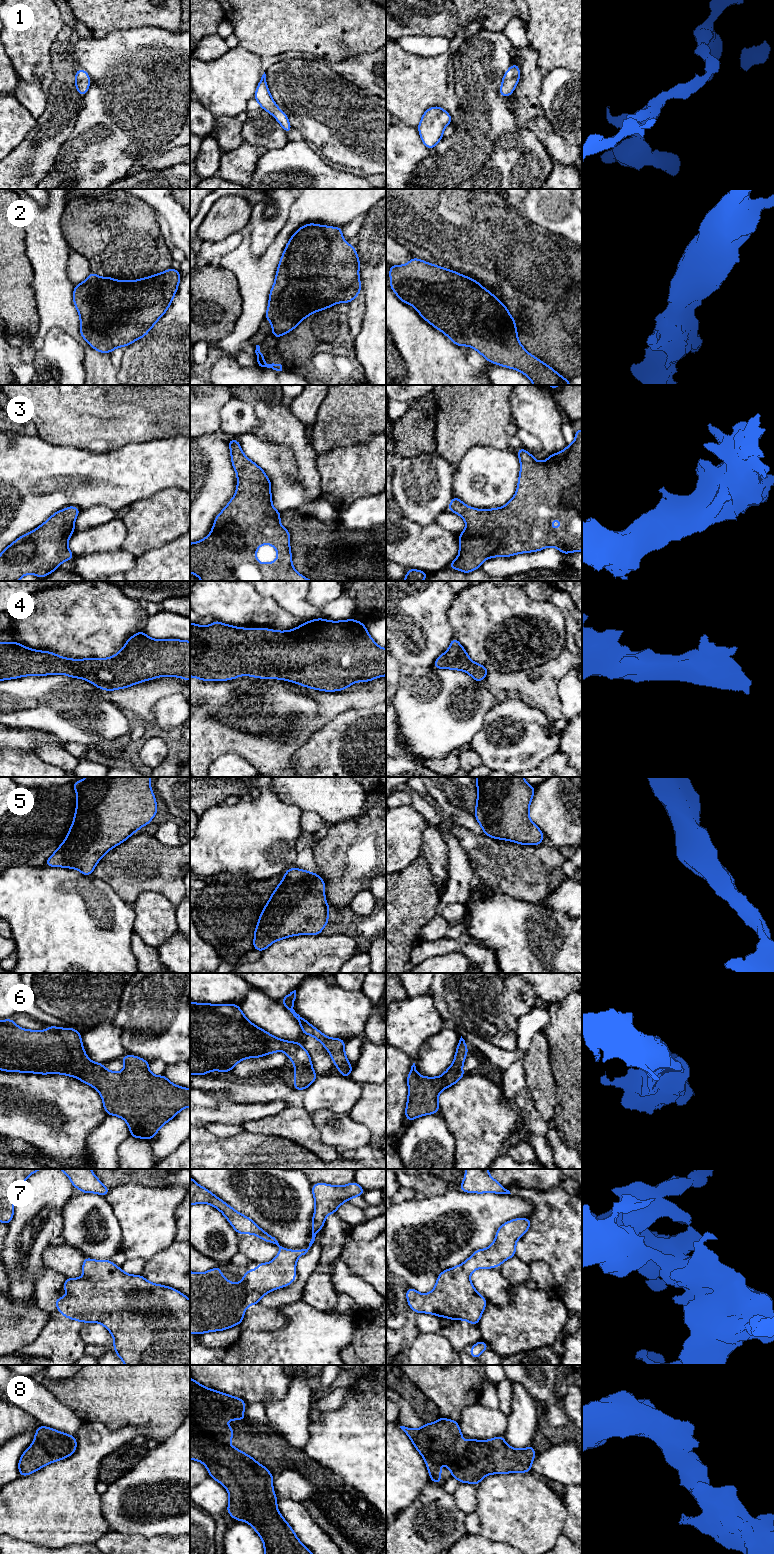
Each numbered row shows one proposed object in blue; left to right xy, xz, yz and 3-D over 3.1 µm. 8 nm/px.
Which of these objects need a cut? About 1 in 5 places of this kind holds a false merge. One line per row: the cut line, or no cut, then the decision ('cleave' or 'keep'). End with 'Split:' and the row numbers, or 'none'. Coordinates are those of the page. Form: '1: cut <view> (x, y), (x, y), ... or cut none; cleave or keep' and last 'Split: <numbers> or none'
1: cut none; keep
2: cut none; keep
3: cut none; keep
4: cut none; keep
5: cut none; keep
6: cut none; keep
7: cut none; keep
8: cut none; keep
Split: none

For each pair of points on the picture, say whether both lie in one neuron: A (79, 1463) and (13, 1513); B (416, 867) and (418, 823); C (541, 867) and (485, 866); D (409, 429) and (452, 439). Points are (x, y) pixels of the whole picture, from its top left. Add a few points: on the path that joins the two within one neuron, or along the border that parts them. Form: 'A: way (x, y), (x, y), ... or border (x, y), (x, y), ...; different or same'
A: way (63, 1479), (34, 1508), (29, 1509); same
B: border (420, 854), (405, 868), (396, 872); different
C: way (527, 867), (499, 866); same
D: border (437, 412), (435, 451); different

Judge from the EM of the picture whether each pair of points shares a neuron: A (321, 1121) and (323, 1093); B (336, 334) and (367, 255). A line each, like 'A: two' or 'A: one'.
A: two
B: two

